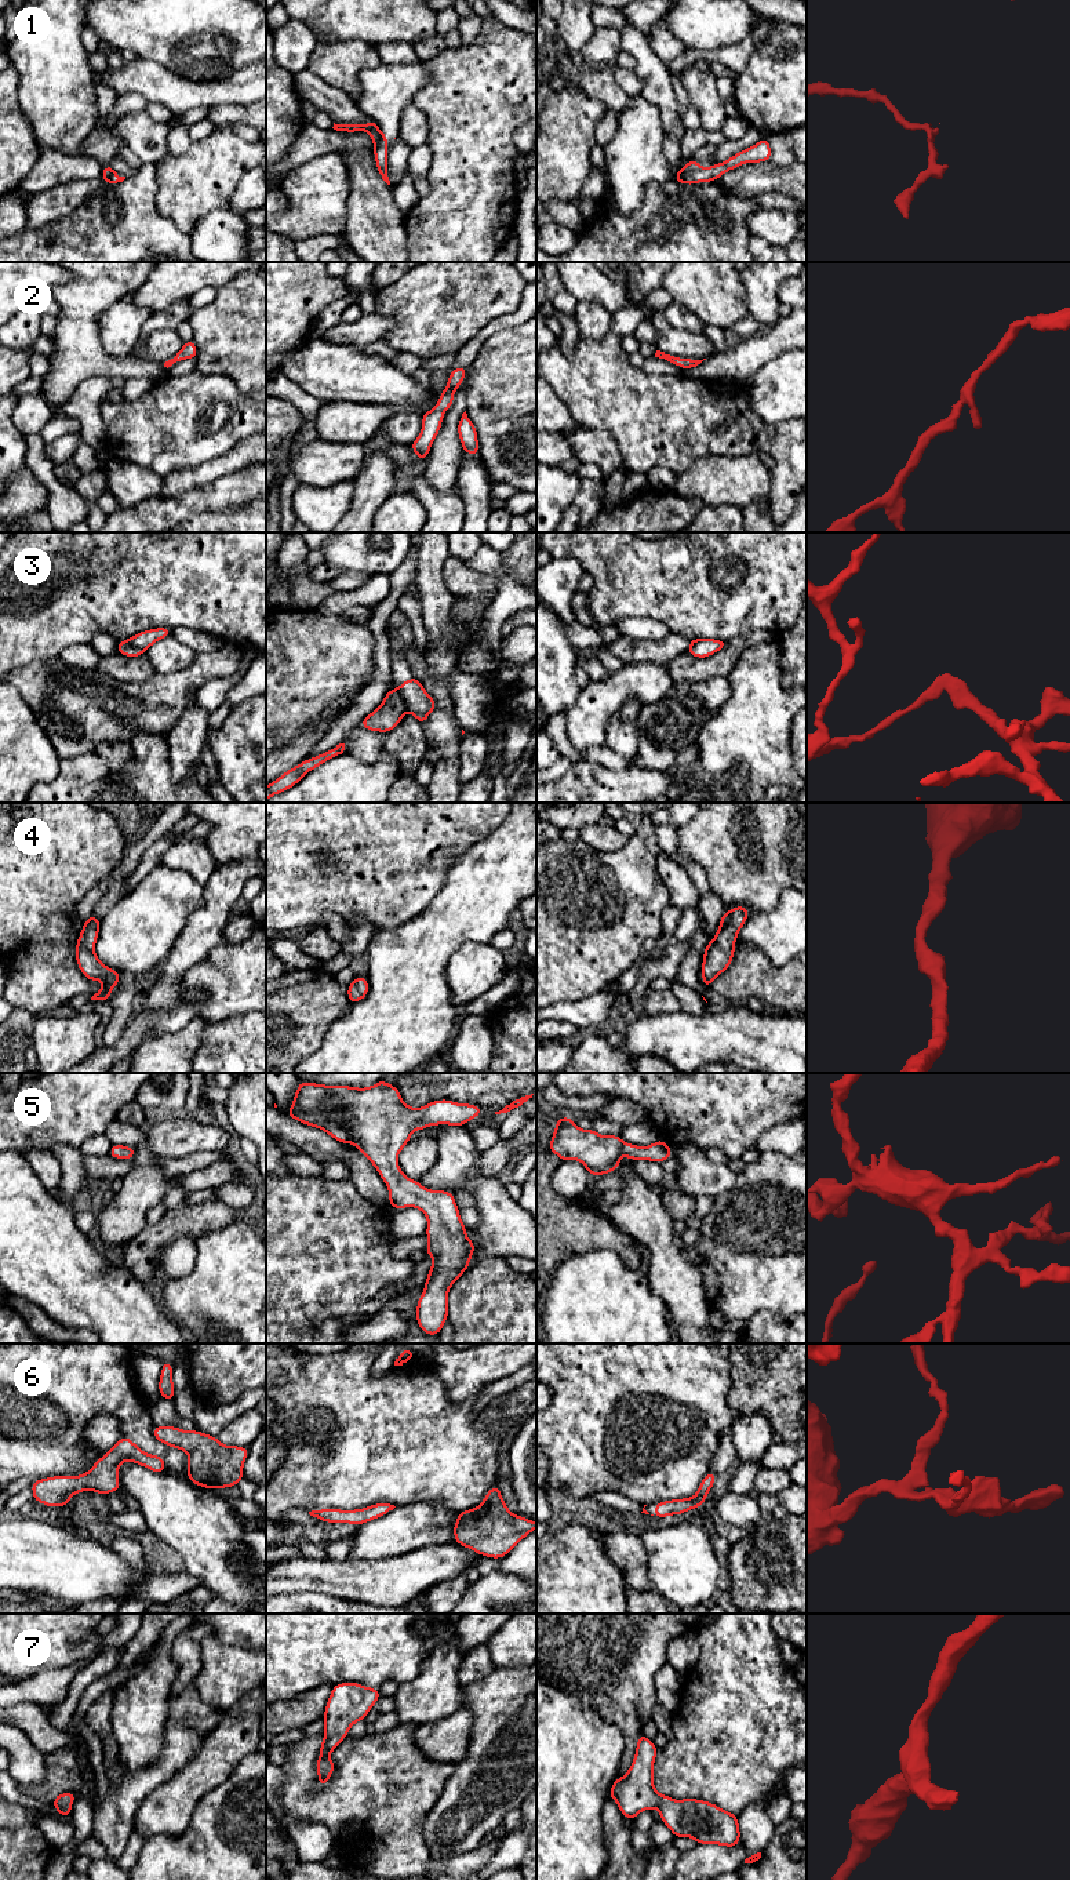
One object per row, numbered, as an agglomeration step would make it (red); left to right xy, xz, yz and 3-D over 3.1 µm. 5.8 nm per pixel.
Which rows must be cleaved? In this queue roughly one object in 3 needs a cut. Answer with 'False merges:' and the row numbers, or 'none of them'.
False merges: 1, 3

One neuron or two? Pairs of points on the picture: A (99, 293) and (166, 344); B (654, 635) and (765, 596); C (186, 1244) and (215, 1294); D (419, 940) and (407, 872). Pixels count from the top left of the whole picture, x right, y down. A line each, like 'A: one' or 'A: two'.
A: two
B: two
C: two
D: two

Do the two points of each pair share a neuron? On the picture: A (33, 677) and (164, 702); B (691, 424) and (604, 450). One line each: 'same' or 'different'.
A: same
B: different

